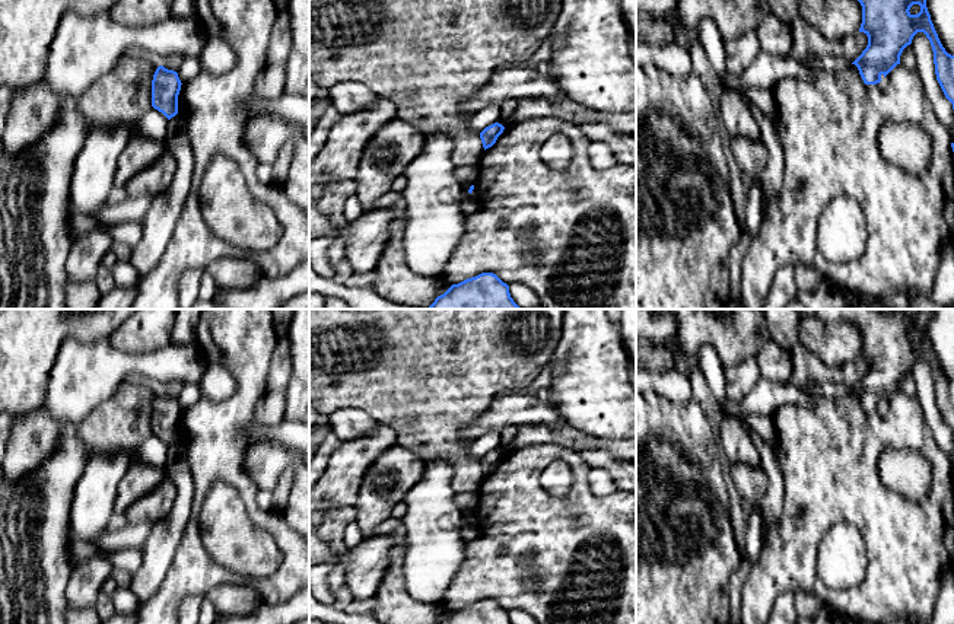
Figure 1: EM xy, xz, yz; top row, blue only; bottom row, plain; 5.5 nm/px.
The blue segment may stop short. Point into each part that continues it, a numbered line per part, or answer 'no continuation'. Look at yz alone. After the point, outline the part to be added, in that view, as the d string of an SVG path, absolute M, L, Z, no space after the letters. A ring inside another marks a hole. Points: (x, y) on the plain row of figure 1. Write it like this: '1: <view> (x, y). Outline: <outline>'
no continuation

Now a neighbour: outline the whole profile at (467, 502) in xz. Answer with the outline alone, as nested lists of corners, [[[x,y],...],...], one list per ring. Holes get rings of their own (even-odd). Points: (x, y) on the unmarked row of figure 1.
[[[477,491],[457,493],[455,494],[455,503],[457,503],[457,506],[459,507],[459,510],[465,516],[470,516],[470,513],[474,512],[476,507],[477,507],[478,494],[477,494]]]

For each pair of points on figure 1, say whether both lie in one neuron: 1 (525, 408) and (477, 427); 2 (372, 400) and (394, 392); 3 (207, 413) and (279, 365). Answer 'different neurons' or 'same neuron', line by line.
1: same neuron
2: same neuron
3: different neurons

